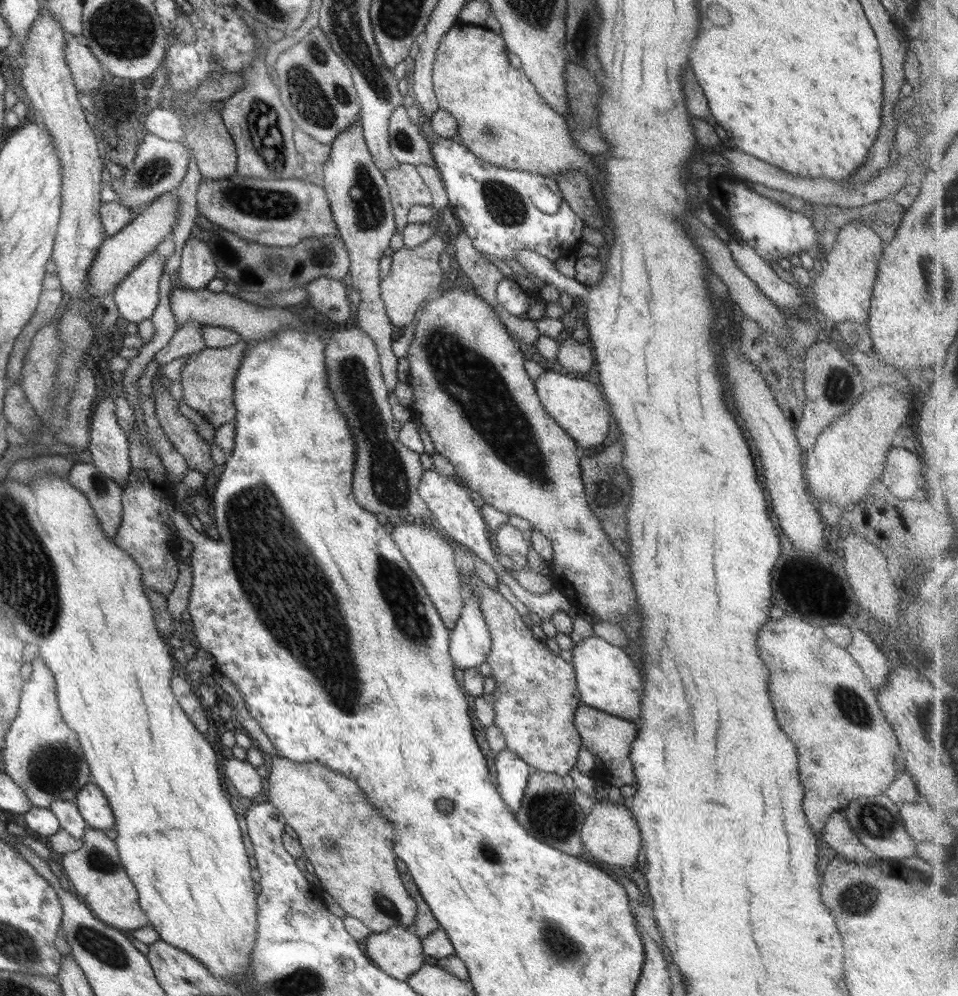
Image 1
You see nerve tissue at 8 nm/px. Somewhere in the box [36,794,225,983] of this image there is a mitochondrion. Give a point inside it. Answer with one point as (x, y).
(91, 938)

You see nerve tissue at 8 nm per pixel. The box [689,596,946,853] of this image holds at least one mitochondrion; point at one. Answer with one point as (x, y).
(874, 820)

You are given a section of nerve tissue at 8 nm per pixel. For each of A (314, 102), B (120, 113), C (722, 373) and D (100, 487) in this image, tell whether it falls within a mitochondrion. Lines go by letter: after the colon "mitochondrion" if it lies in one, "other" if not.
A: mitochondrion
B: other
C: other
D: mitochondrion

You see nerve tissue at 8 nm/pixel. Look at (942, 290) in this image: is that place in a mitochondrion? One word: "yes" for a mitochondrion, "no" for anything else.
yes

